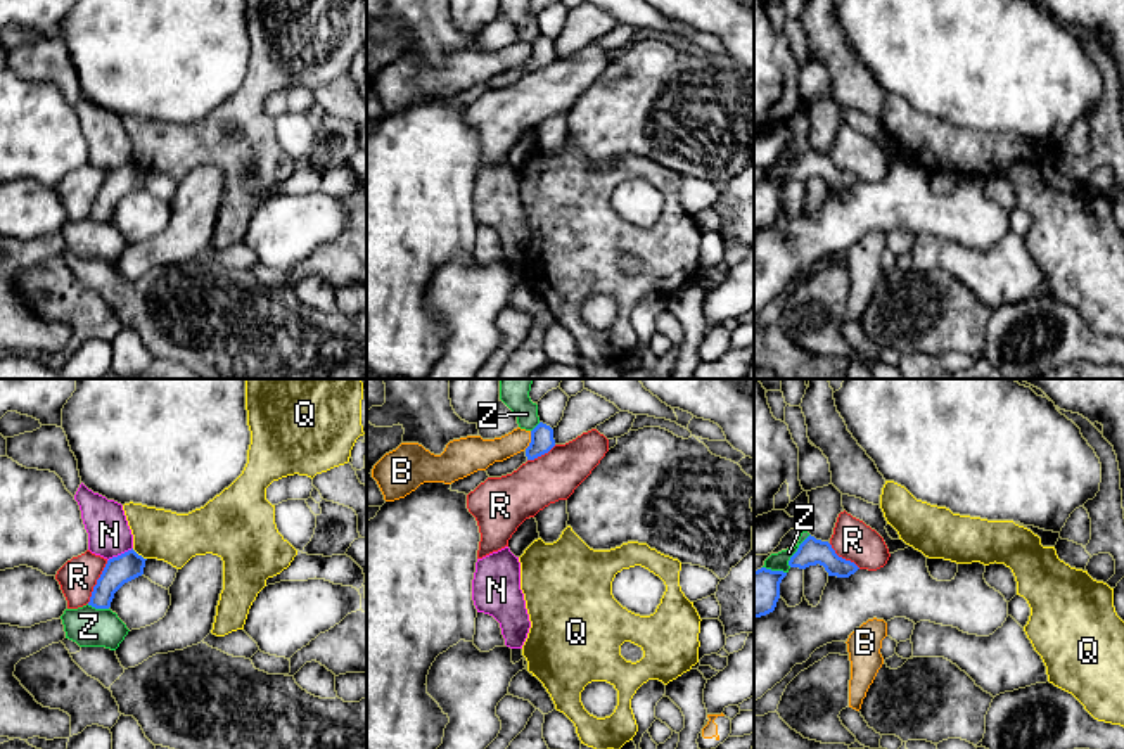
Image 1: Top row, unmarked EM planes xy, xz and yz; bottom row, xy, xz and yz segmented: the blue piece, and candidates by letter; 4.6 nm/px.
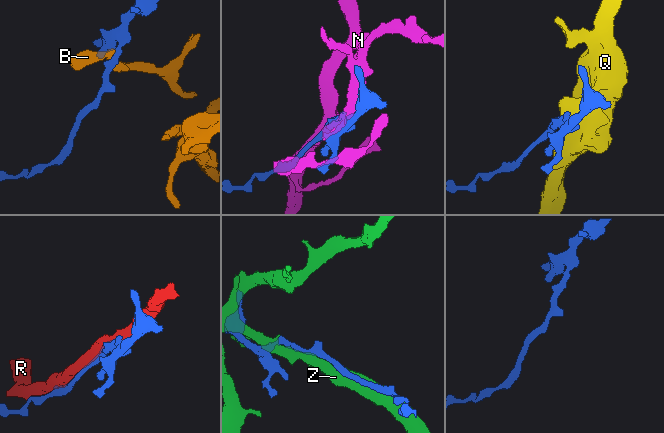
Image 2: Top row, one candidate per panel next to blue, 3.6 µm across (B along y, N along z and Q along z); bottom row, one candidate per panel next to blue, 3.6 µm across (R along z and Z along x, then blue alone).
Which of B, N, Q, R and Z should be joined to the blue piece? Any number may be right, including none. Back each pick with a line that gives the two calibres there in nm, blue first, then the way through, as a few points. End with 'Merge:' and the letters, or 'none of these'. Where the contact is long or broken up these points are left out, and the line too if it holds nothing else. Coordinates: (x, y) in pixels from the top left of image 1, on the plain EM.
Merge: none of these

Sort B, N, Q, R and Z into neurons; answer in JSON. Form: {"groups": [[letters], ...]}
{"groups": [["B"], ["N"], ["Q"], ["R"], ["Z"]]}

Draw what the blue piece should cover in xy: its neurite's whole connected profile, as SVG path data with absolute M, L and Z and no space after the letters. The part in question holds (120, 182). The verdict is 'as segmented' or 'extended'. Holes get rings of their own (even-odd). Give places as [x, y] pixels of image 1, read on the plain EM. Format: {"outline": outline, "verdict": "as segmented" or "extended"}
{"outline": "M133 161L107 173L97 197L93 199L88 218L109 221L114 206L128 194L144 187L145 173Z", "verdict": "as segmented"}

